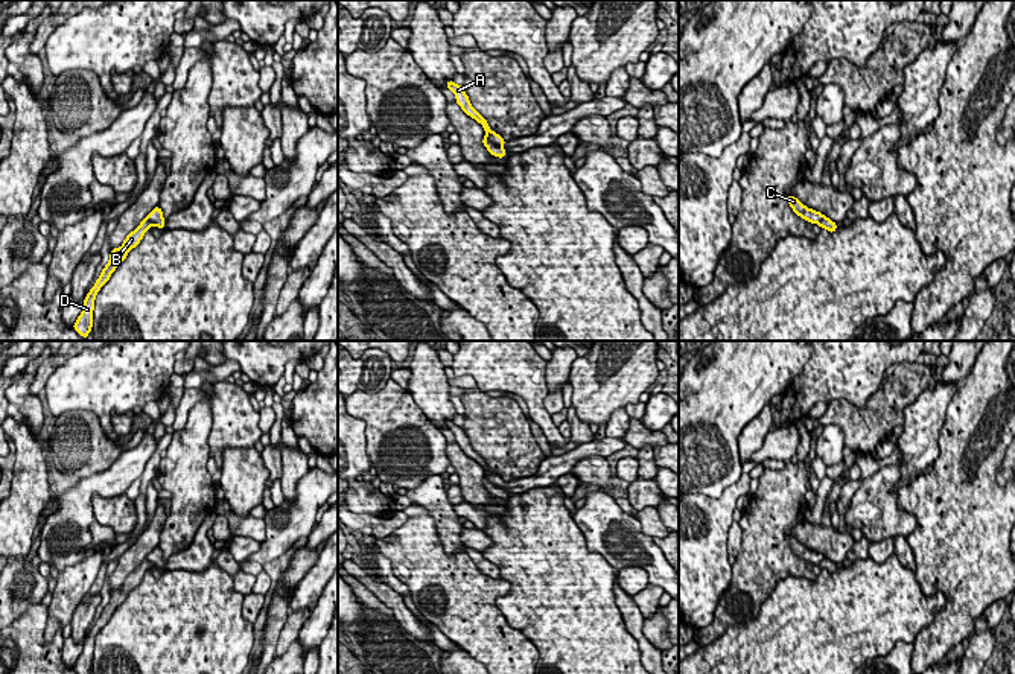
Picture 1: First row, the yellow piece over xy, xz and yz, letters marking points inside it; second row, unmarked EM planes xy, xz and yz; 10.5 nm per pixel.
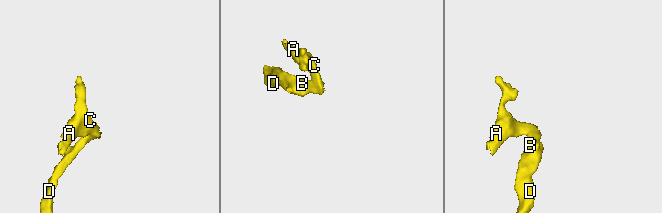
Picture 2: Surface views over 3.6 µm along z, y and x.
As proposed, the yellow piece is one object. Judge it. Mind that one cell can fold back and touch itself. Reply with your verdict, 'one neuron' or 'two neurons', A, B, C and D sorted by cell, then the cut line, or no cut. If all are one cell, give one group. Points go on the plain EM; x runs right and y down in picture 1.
two neurons | A C / B D | xz (484, 478), (501, 489)

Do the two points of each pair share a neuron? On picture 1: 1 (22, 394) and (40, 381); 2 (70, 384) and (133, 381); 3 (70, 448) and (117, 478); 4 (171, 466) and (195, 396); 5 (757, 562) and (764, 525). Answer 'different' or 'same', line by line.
1: different
2: same
3: different
4: different
5: same

